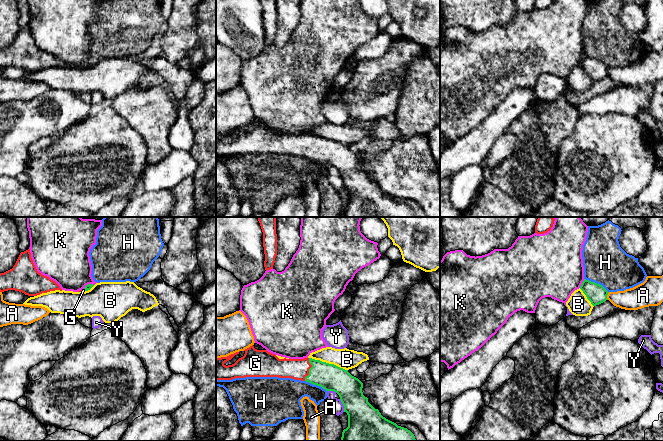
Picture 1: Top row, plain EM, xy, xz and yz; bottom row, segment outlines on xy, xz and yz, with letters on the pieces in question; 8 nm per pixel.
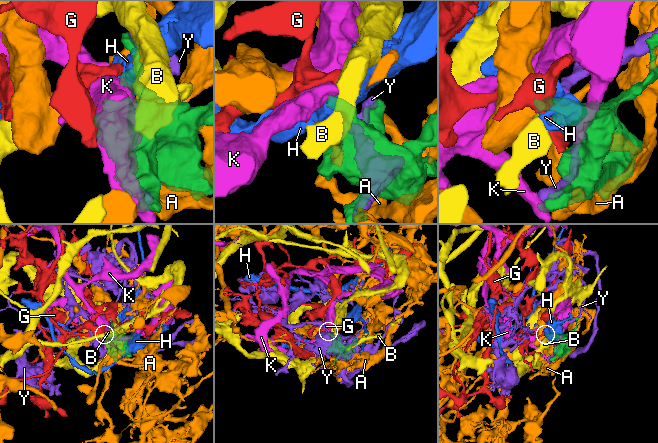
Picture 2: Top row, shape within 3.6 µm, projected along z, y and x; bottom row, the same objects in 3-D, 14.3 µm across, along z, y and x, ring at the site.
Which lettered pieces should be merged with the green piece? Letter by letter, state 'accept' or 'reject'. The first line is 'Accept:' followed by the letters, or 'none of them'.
Accept: G
A: reject
B: reject
G: accept
H: reject
K: reject
Y: reject

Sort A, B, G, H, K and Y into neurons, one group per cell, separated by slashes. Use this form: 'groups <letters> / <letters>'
groups A / B / G / H / K / Y

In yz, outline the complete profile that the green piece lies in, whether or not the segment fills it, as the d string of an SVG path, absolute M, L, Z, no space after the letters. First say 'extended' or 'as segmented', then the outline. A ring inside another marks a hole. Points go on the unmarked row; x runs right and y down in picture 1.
as segmented | M584 55L580 65L593 82L599 81L608 76L607 71L609 68L602 61L595 58Z

